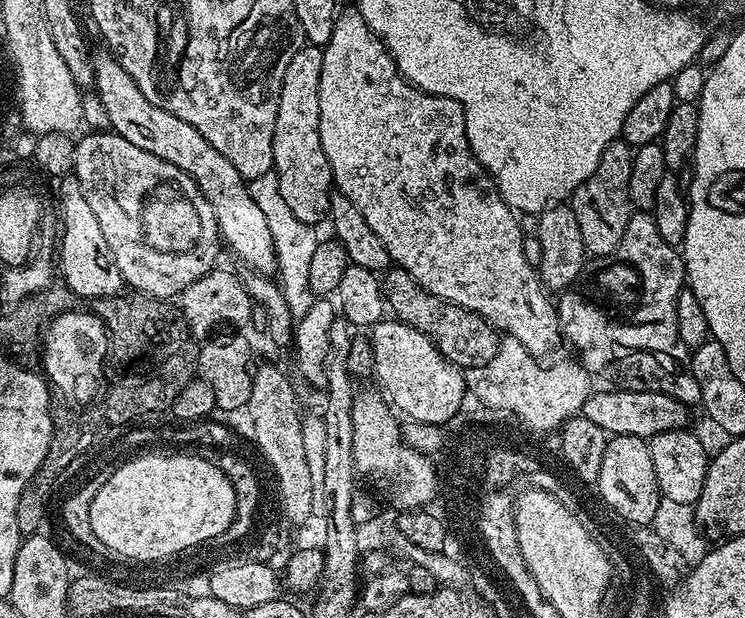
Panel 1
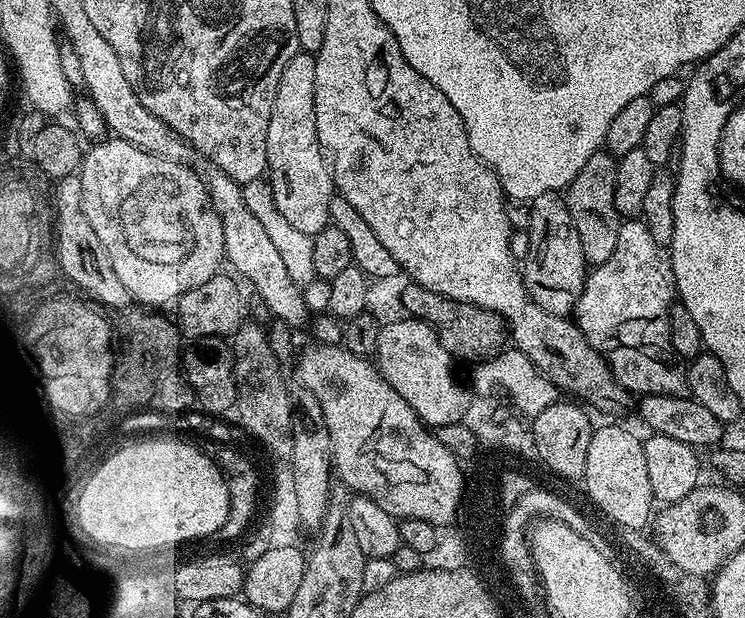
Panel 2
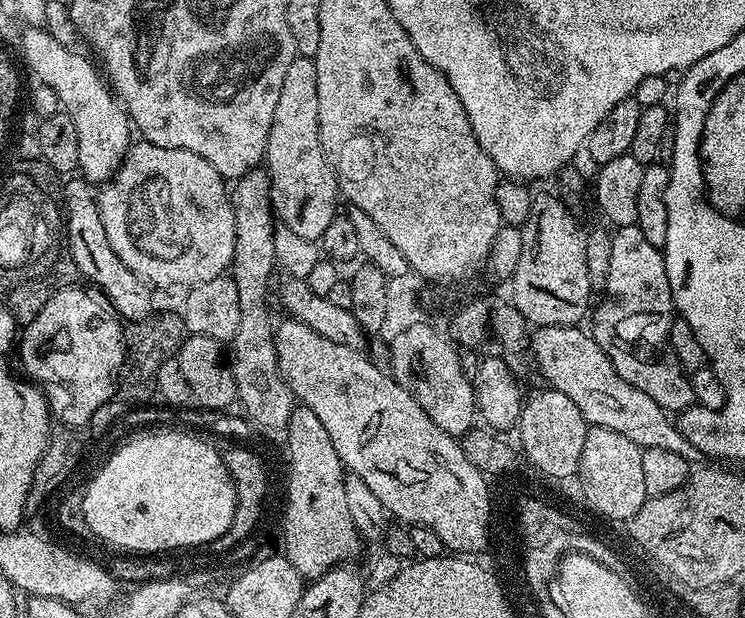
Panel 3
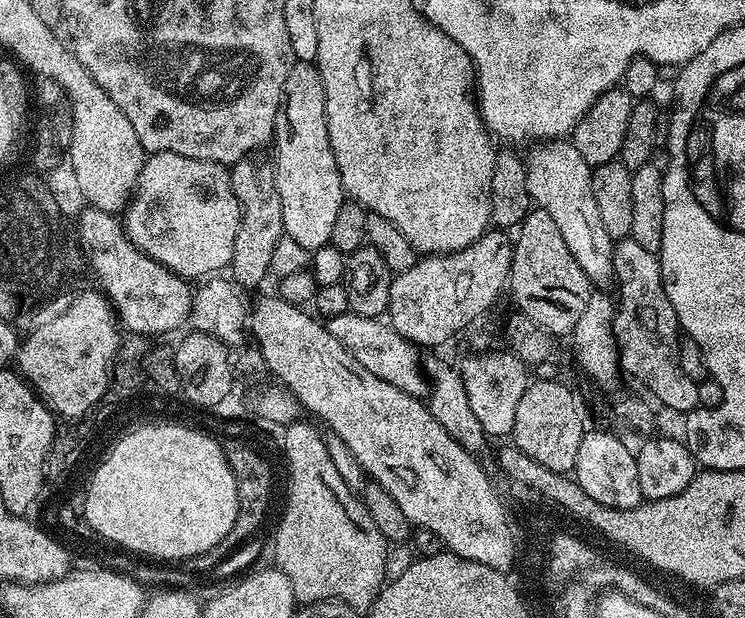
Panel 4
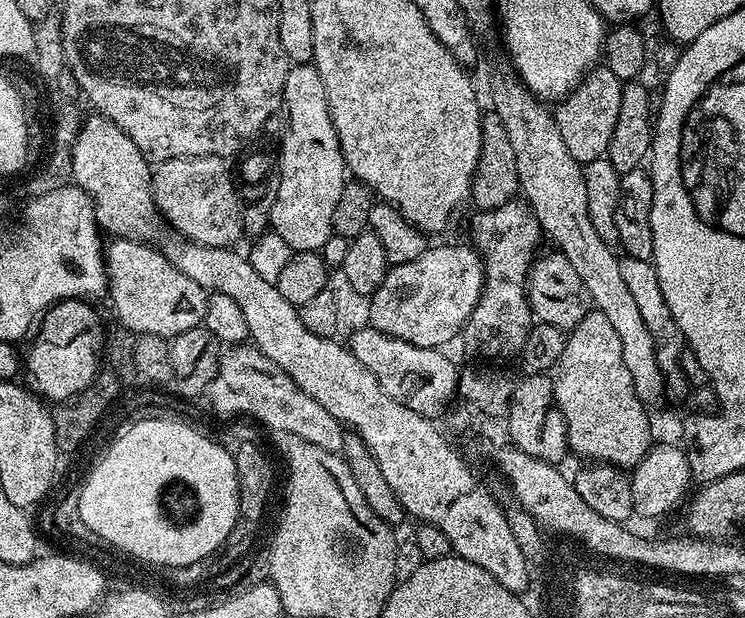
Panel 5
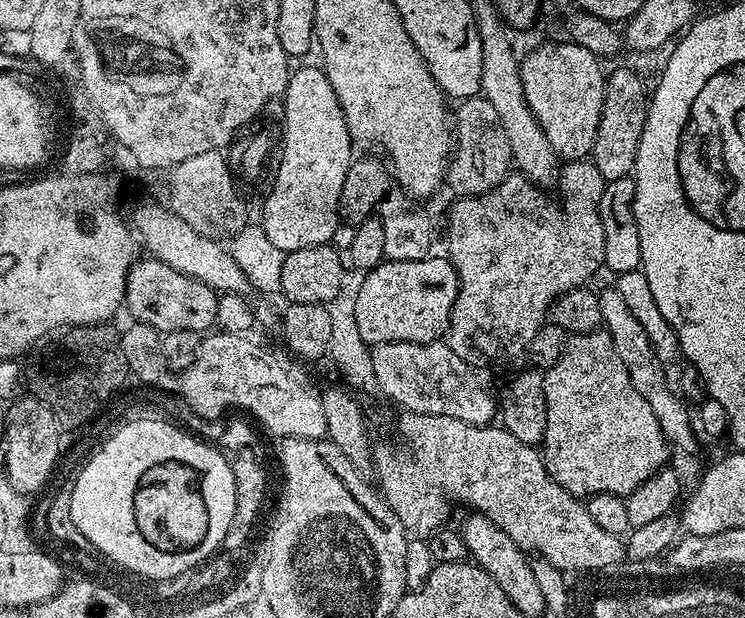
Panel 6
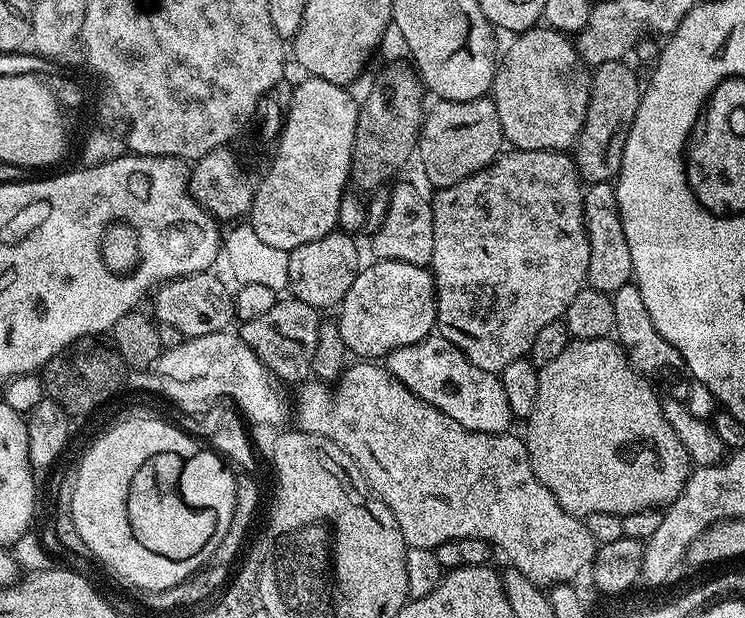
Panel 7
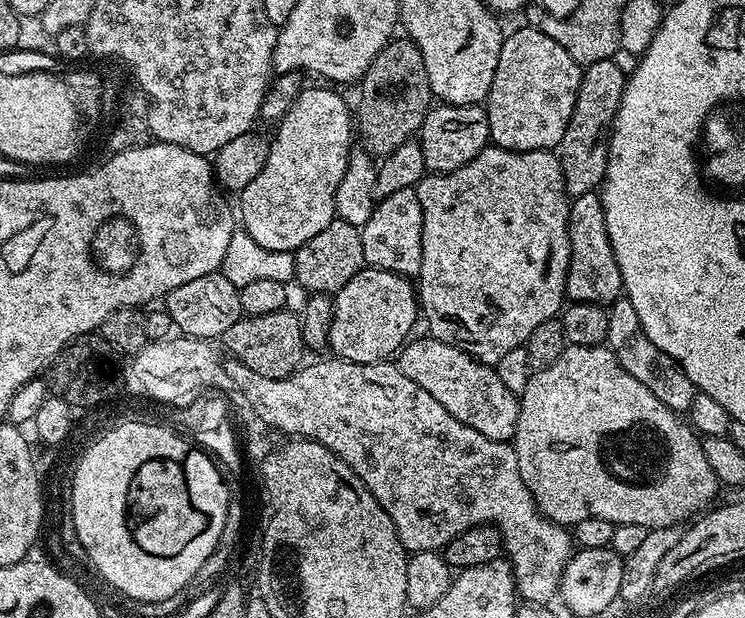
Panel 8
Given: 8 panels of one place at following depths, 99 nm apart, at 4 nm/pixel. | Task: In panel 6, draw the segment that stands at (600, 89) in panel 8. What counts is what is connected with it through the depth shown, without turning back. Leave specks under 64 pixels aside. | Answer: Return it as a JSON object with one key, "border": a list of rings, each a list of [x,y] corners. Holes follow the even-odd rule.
{"border":[[[616,68],[609,71],[604,85],[604,109],[598,122],[598,134],[594,138],[591,162],[598,166],[605,182],[623,176],[632,176],[636,167],[638,142],[642,142],[642,130],[646,126],[650,92],[644,89],[644,80],[632,68]]]}

